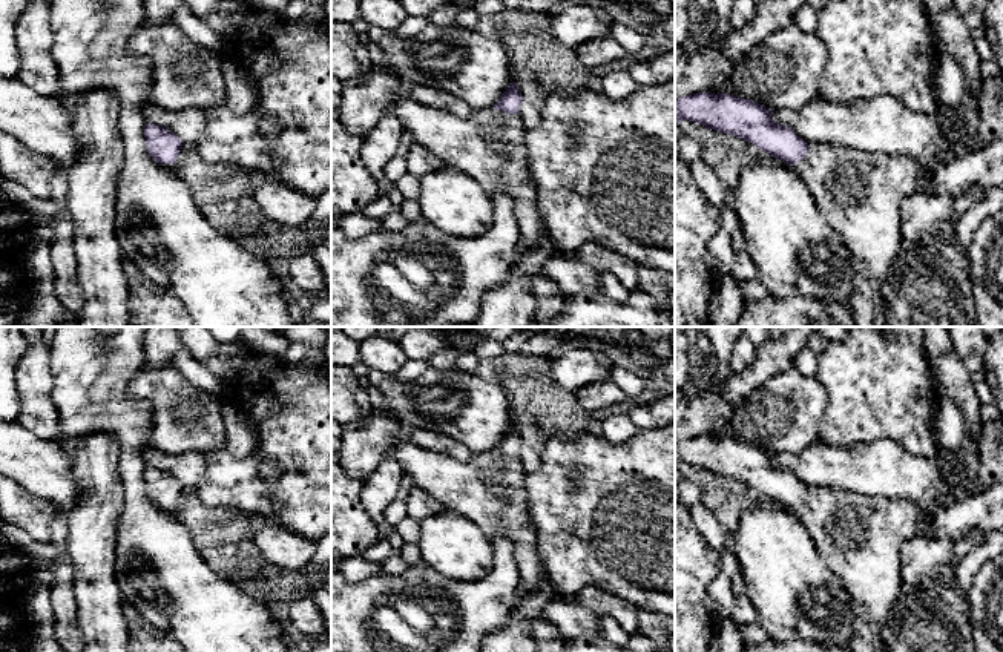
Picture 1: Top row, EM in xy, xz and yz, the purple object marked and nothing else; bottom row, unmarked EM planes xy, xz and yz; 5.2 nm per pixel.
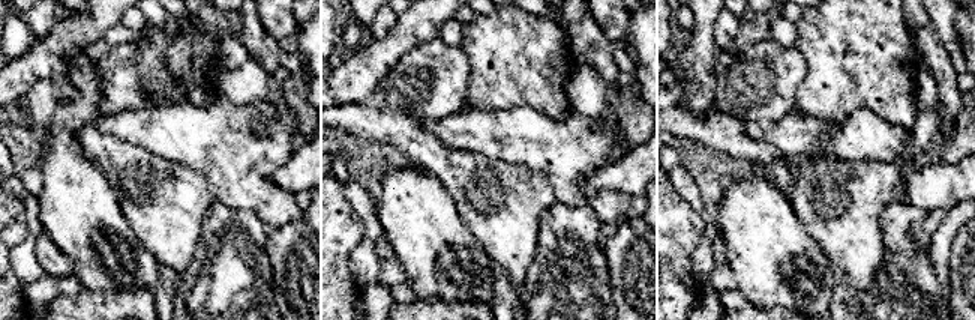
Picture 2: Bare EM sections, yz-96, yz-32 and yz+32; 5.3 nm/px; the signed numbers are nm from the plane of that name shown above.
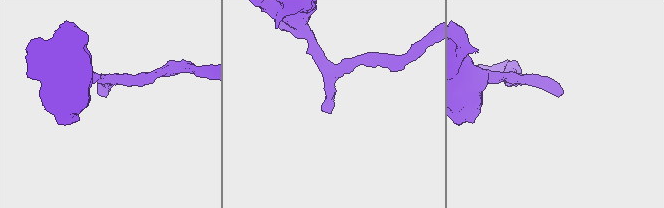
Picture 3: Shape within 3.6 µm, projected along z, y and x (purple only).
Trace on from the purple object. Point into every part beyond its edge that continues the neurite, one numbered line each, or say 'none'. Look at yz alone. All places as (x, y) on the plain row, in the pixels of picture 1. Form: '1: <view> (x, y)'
1: yz (861, 537)

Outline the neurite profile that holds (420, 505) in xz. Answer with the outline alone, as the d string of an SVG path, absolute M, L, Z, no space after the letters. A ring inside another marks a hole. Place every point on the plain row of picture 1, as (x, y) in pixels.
M416 485L409 489L405 505L408 517L416 523L422 523L425 519L440 515L446 511L445 505Z

